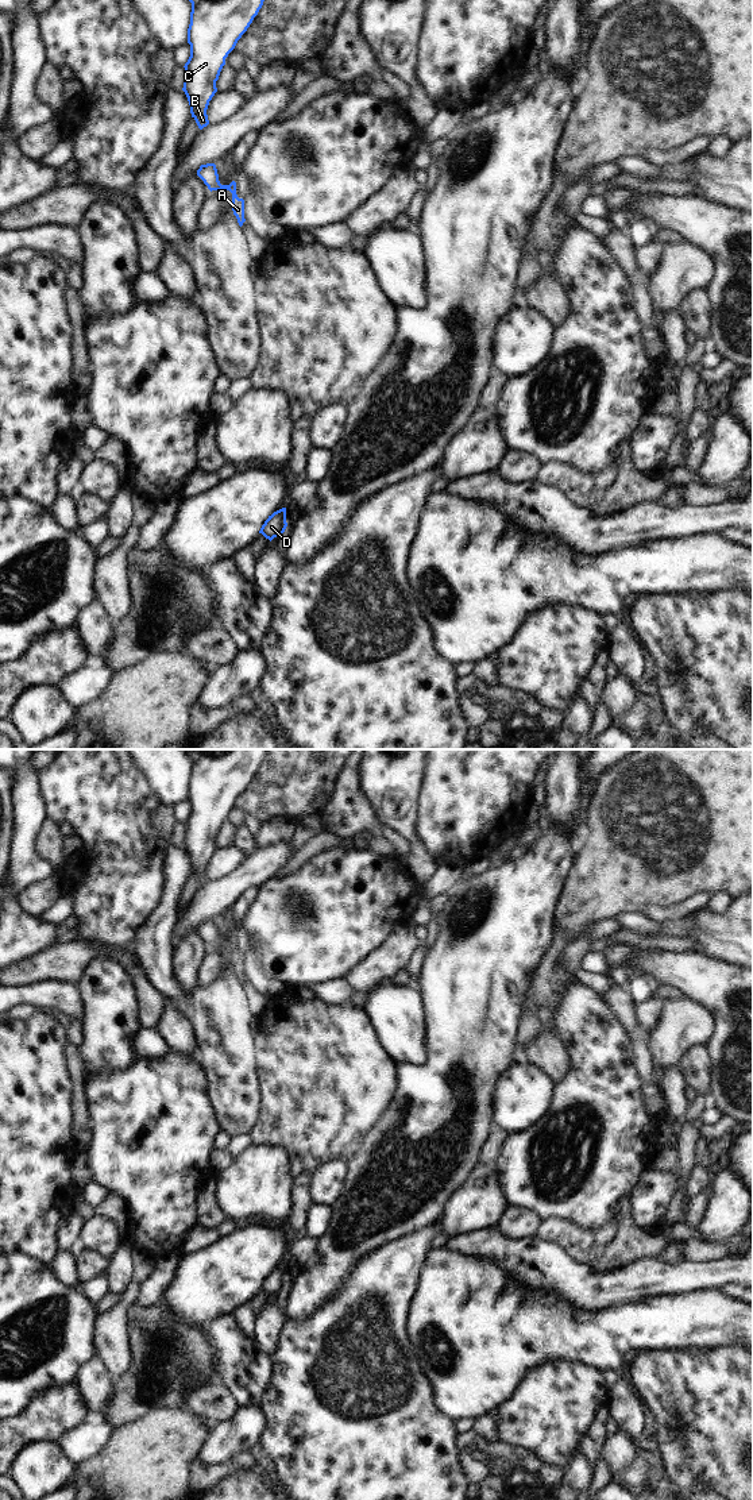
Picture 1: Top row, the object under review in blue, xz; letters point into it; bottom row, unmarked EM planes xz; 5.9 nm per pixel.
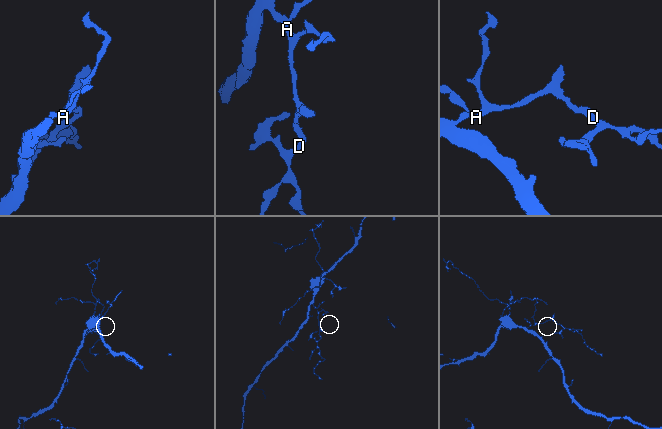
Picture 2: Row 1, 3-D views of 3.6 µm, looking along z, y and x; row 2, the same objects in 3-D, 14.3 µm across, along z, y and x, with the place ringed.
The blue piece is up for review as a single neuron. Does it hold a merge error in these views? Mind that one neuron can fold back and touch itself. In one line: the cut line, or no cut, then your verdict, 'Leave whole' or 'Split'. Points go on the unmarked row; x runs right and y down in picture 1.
No split. Leave whole

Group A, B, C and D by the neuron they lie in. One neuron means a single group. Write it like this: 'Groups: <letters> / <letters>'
Groups: A B C D

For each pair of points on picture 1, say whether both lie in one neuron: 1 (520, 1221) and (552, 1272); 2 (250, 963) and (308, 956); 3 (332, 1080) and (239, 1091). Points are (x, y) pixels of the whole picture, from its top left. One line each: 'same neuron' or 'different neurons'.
1: different neurons
2: different neurons
3: different neurons

